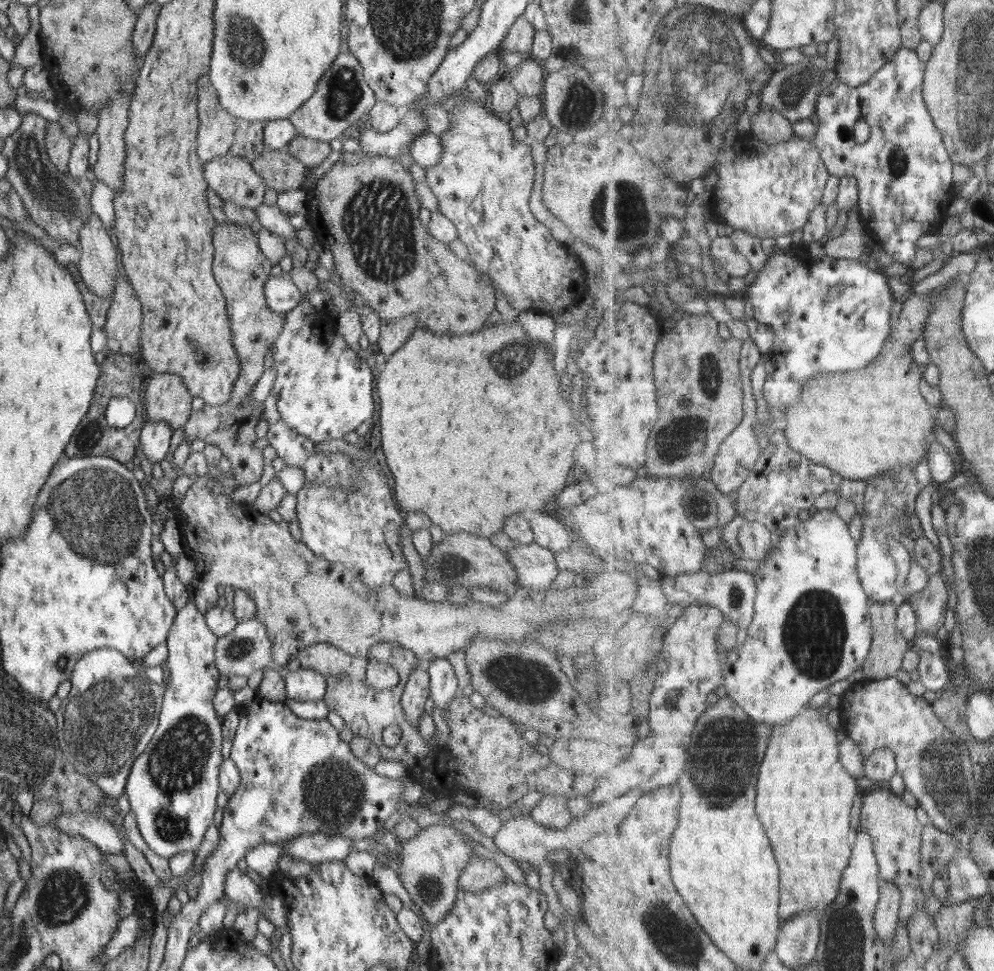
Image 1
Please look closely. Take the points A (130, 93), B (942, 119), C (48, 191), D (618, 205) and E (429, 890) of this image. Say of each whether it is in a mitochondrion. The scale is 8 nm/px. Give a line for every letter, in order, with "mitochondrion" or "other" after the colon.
A: other
B: other
C: mitochondrion
D: mitochondrion
E: mitochondrion

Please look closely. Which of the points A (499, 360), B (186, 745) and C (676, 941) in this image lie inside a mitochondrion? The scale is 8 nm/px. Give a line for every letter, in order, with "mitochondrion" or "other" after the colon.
A: mitochondrion
B: mitochondrion
C: mitochondrion

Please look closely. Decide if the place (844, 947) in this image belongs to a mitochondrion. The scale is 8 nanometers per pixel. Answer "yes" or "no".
yes

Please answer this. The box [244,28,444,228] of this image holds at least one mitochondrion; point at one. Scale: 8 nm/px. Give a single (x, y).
(343, 94)

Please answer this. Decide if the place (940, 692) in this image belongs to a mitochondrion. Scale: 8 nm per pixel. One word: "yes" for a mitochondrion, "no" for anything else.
no

